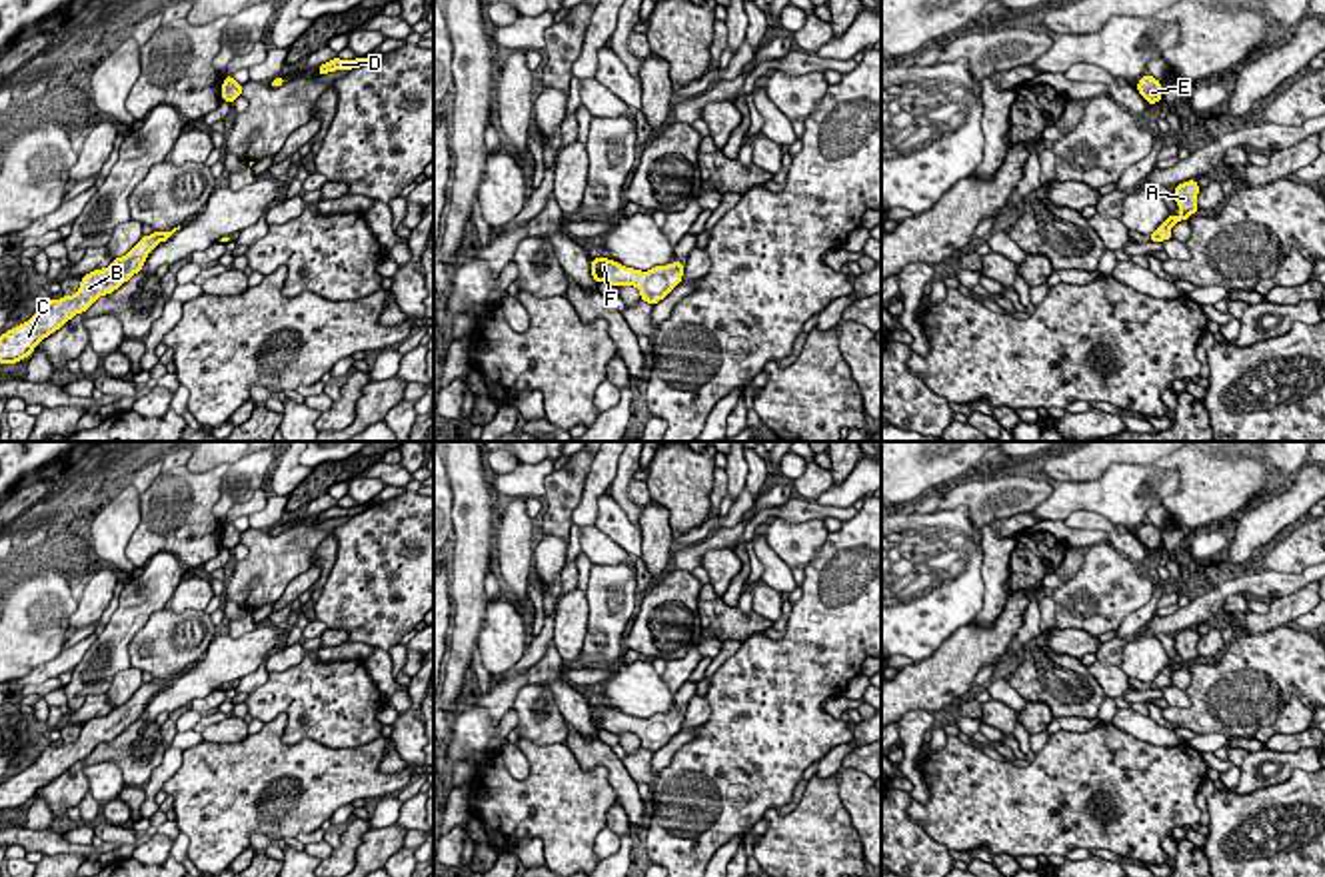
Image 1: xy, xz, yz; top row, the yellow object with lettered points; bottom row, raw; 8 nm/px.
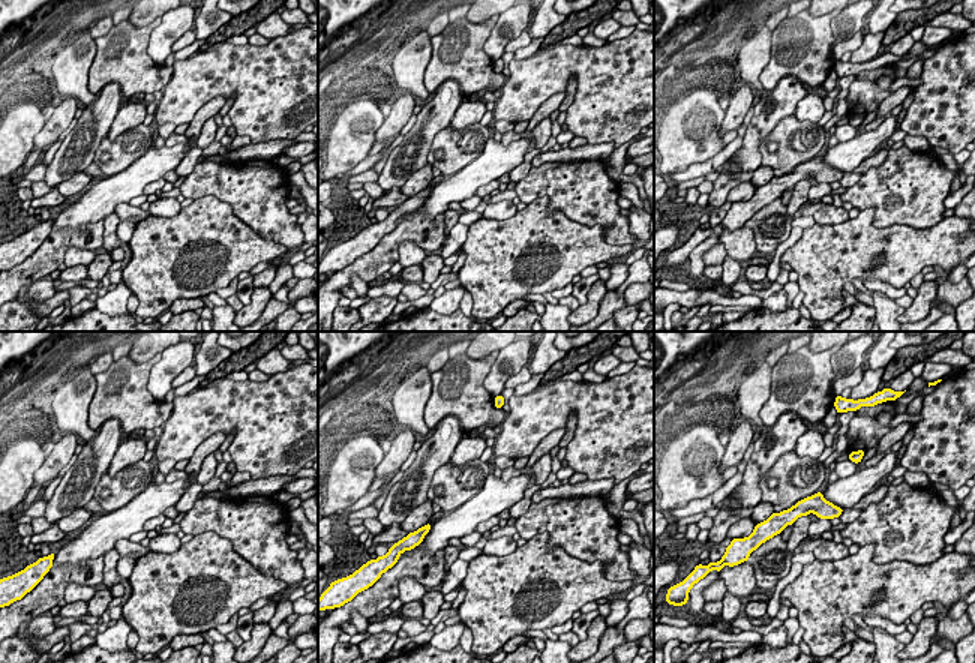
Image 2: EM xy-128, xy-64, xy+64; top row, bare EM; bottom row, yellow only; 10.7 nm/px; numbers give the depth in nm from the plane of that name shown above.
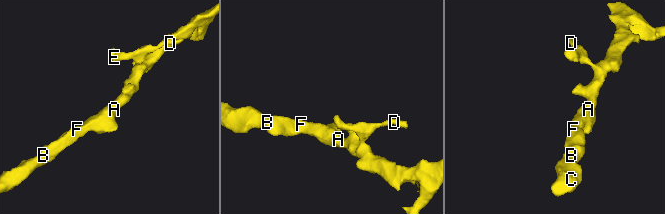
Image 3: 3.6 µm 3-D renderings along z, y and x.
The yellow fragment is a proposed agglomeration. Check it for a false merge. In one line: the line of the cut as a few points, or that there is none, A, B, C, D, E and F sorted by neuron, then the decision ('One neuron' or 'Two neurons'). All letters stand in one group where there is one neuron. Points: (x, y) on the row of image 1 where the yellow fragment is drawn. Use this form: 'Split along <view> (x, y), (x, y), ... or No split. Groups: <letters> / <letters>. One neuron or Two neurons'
No split. Groups: A B C D E F. One neuron

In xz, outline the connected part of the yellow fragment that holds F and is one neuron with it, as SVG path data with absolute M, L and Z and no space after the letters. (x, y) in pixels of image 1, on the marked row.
M596 258L590 266L598 284L606 282L610 286L636 286L642 300L648 304L658 304L663 300L683 276L683 264L679 262L656 266L648 272L626 268L608 258Z

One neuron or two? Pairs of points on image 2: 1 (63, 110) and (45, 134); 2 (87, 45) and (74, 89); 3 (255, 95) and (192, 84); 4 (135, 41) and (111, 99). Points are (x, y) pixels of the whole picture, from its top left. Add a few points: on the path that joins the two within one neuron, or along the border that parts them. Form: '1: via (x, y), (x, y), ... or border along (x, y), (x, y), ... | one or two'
1: via (62, 116), (51, 128) | one
2: via (78, 56), (74, 60), (74, 78) | one
3: via (240, 87), (210, 87), (207, 84) | one
4: border along (96, 96), (107, 84), (116, 83), (123, 98) | two

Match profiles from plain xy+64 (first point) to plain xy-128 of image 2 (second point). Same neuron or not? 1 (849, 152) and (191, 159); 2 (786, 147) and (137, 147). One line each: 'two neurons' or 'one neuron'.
1: two neurons
2: one neuron

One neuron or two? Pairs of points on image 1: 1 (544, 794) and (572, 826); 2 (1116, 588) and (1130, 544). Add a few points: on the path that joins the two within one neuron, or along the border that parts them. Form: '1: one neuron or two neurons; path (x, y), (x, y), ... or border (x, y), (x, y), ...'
1: one neuron; path (552, 802), (568, 818)
2: two neurons; border (1106, 542), (1142, 564)

